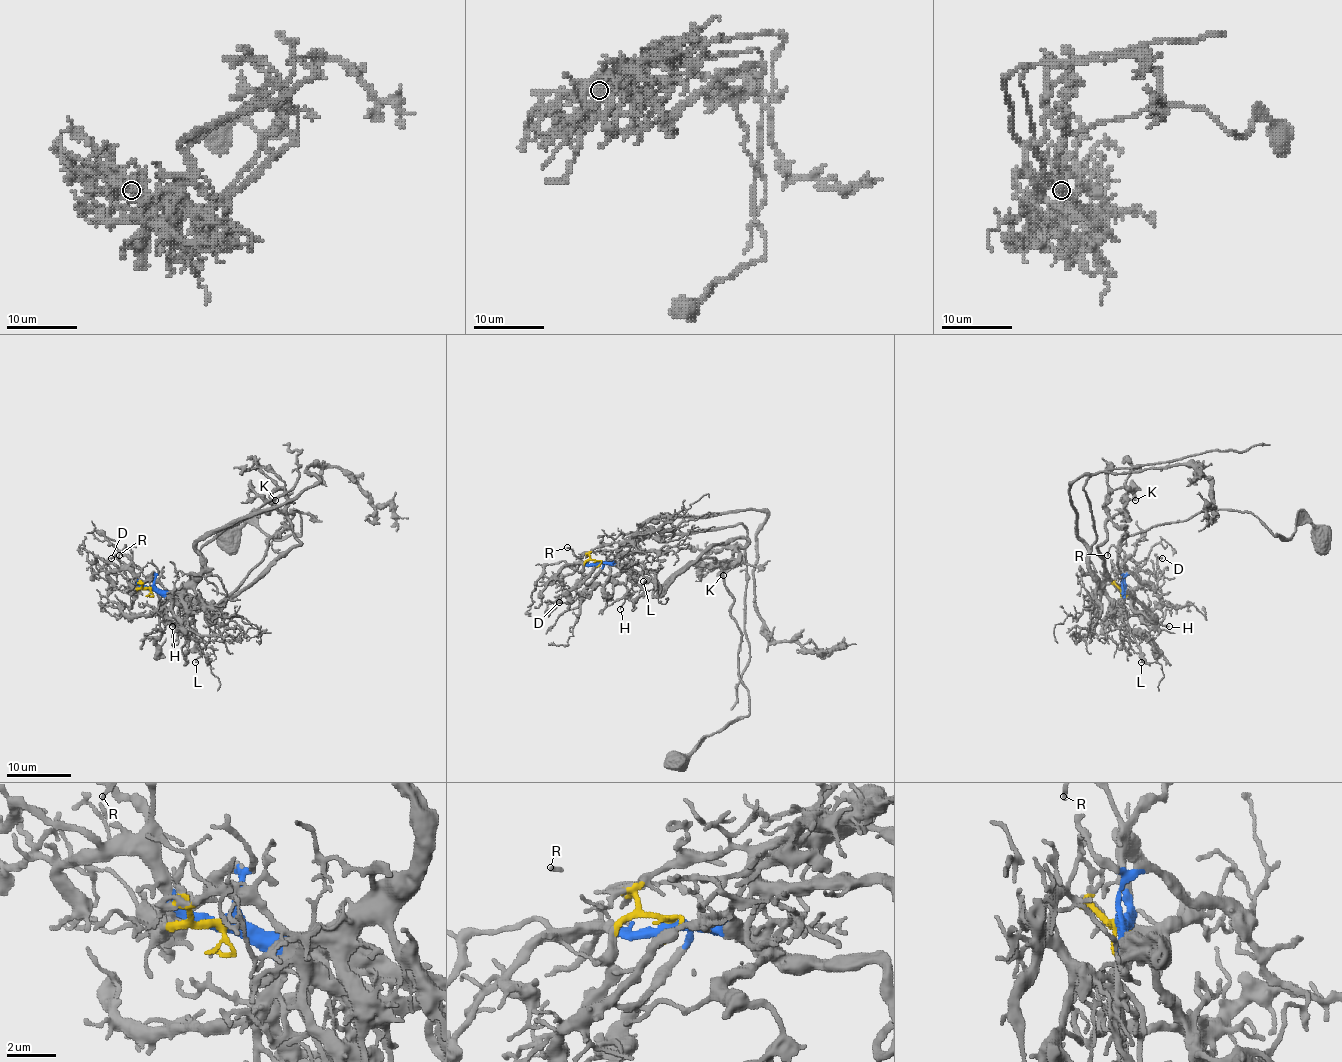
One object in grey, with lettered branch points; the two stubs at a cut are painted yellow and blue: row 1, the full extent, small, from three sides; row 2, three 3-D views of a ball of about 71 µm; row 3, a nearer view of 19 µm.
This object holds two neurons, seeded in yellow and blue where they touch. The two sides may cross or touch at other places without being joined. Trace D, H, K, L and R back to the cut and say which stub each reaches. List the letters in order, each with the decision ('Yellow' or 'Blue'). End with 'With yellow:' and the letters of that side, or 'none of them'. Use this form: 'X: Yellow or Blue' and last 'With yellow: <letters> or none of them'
D: Blue
H: Blue
K: Blue
L: Blue
R: Blue
With yellow: none of them

